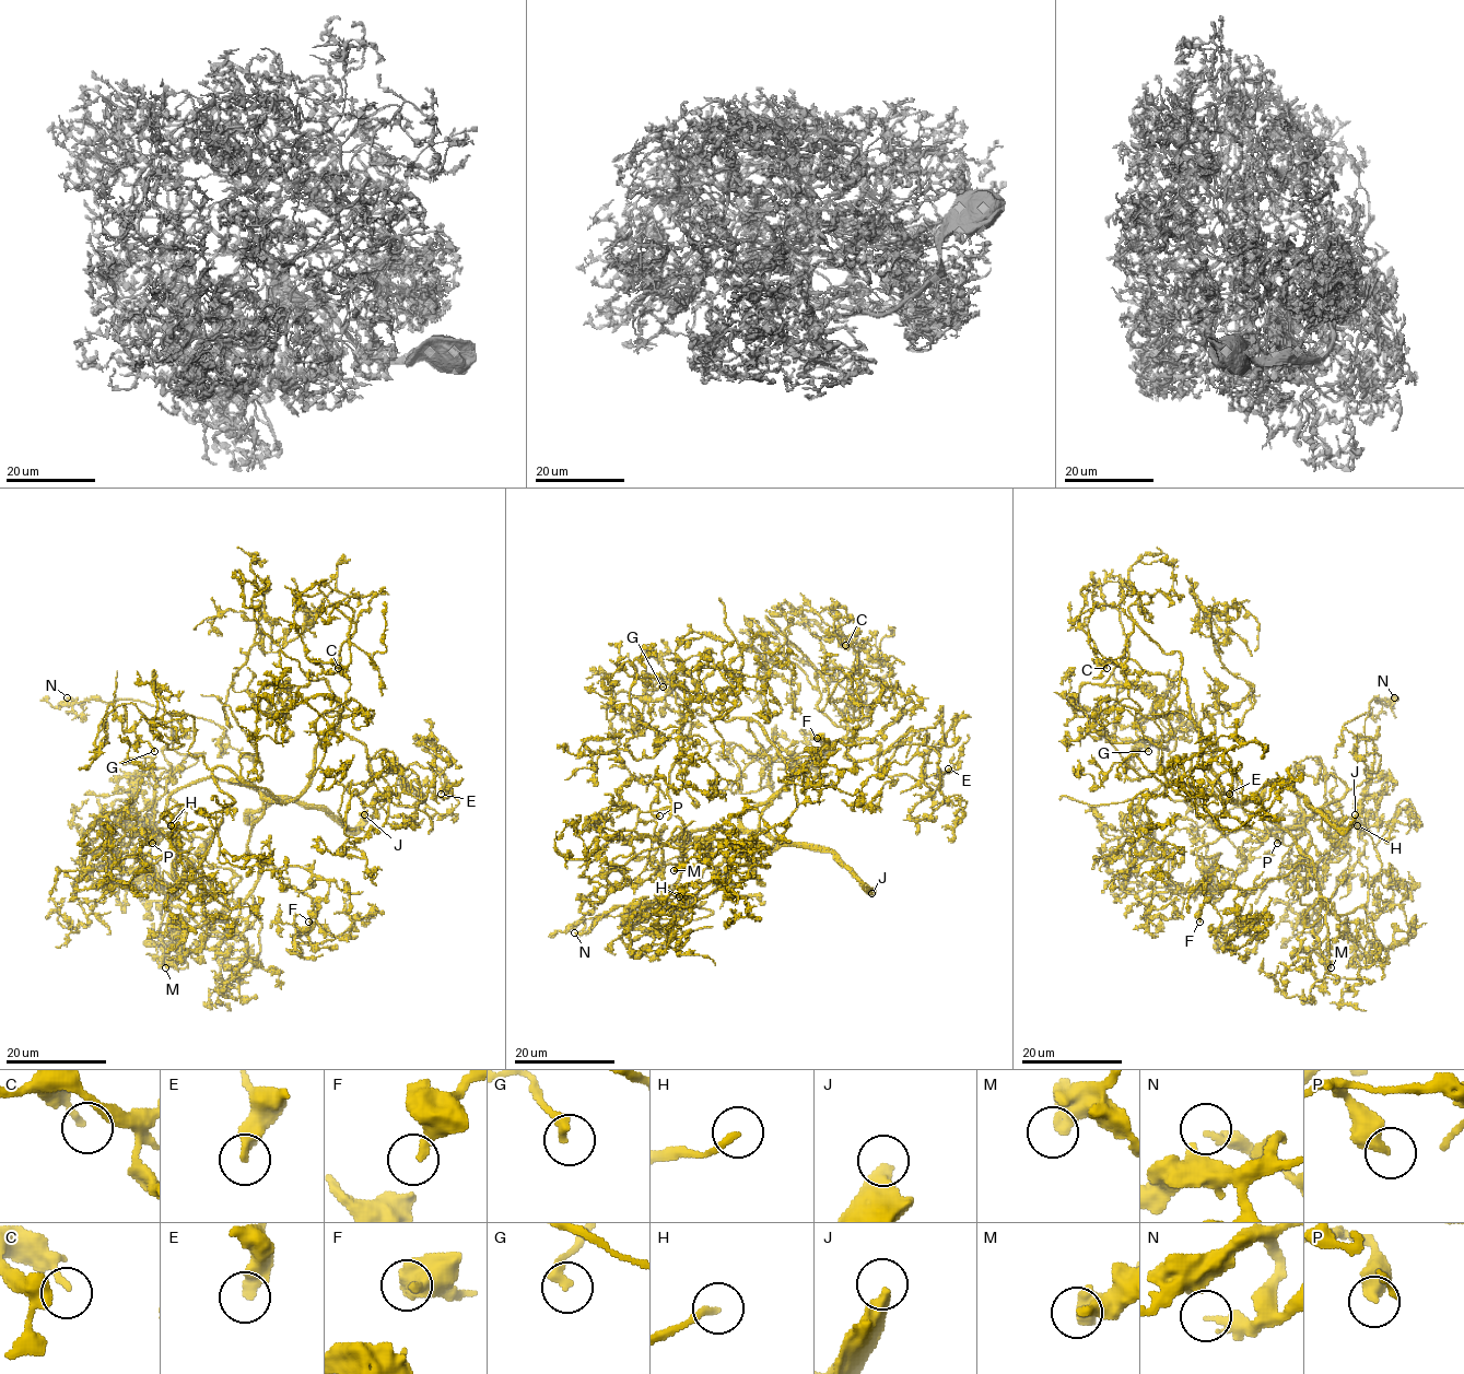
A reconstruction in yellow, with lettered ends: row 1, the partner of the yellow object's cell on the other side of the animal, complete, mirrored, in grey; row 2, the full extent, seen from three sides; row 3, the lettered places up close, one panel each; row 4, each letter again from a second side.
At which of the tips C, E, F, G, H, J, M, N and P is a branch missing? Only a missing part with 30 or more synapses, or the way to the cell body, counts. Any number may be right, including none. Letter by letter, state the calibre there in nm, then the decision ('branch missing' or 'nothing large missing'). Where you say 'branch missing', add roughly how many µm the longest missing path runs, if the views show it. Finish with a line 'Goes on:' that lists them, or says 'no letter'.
C: 180 nm | nothing large missing
E: 360 nm | branch missing | 5 µm
F: 280 nm | nothing large missing
G: 300 nm | nothing large missing
H: 190 nm | branch missing | 10 µm
J: 460 nm | branch missing | 25 µm
M: 400 nm | nothing large missing
N: 240 nm | branch missing | 10 µm
P: 460 nm | nothing large missing
Goes on: E, H, J, N

